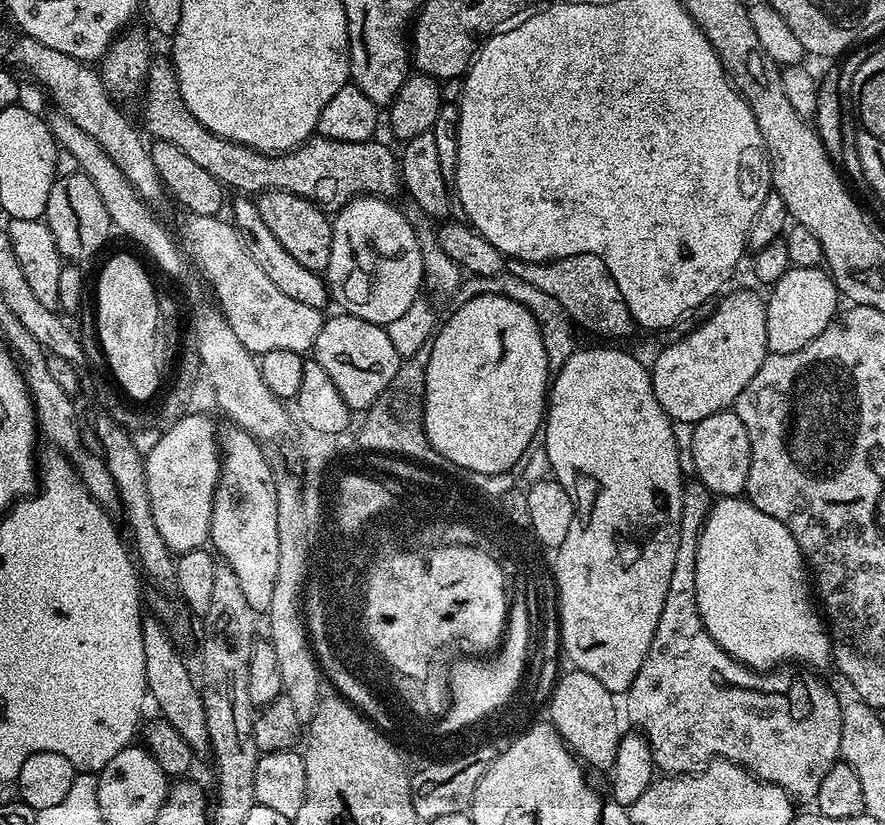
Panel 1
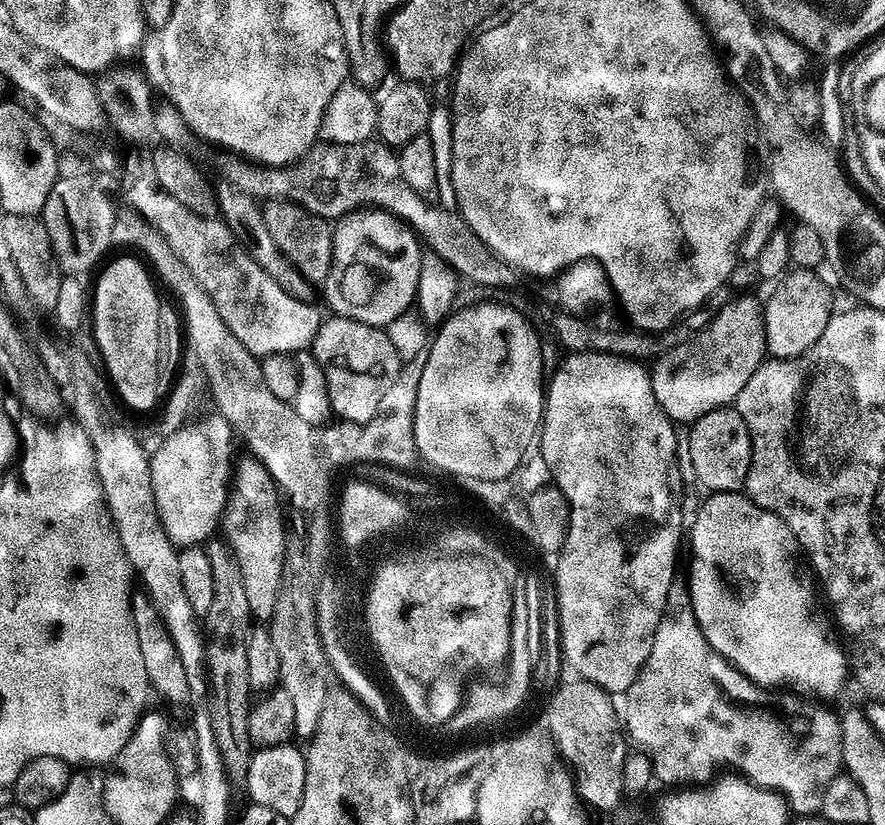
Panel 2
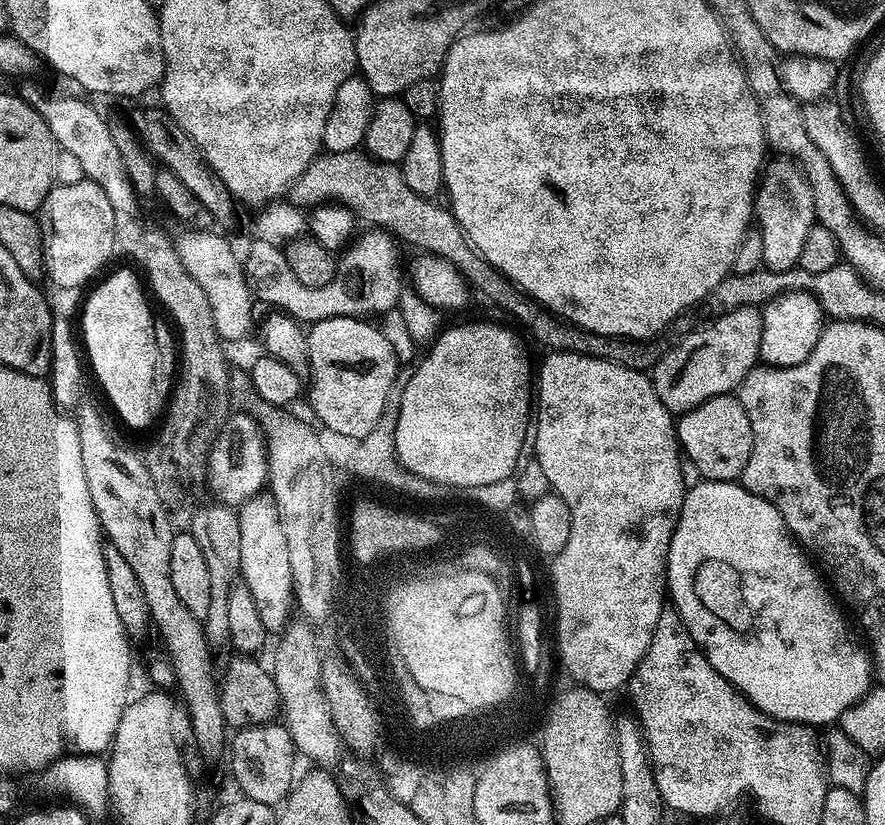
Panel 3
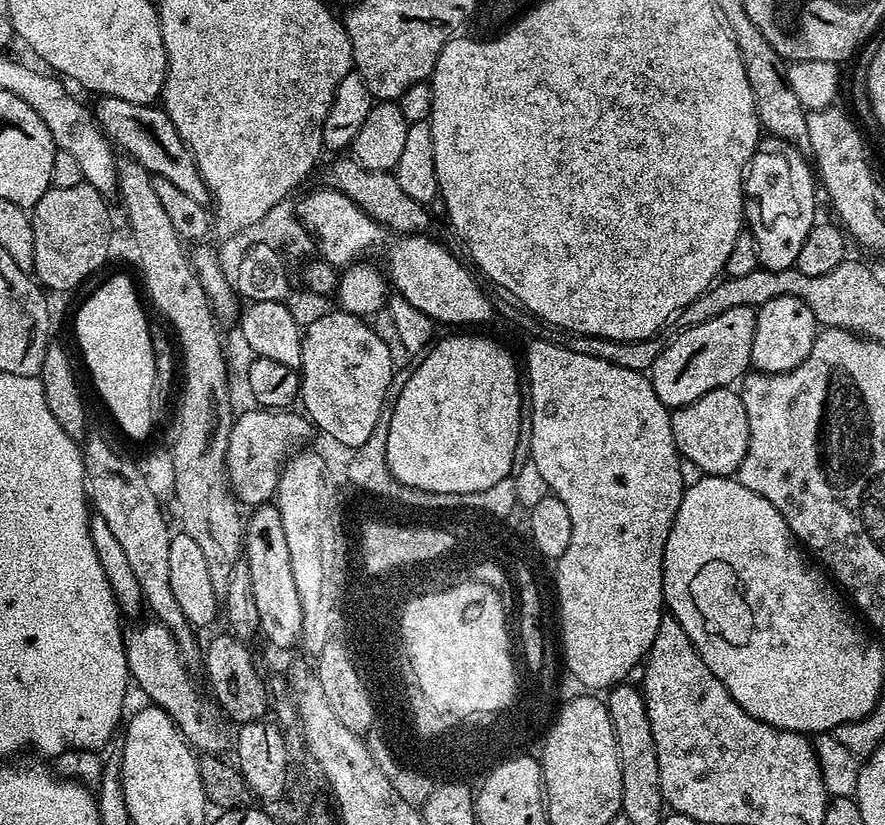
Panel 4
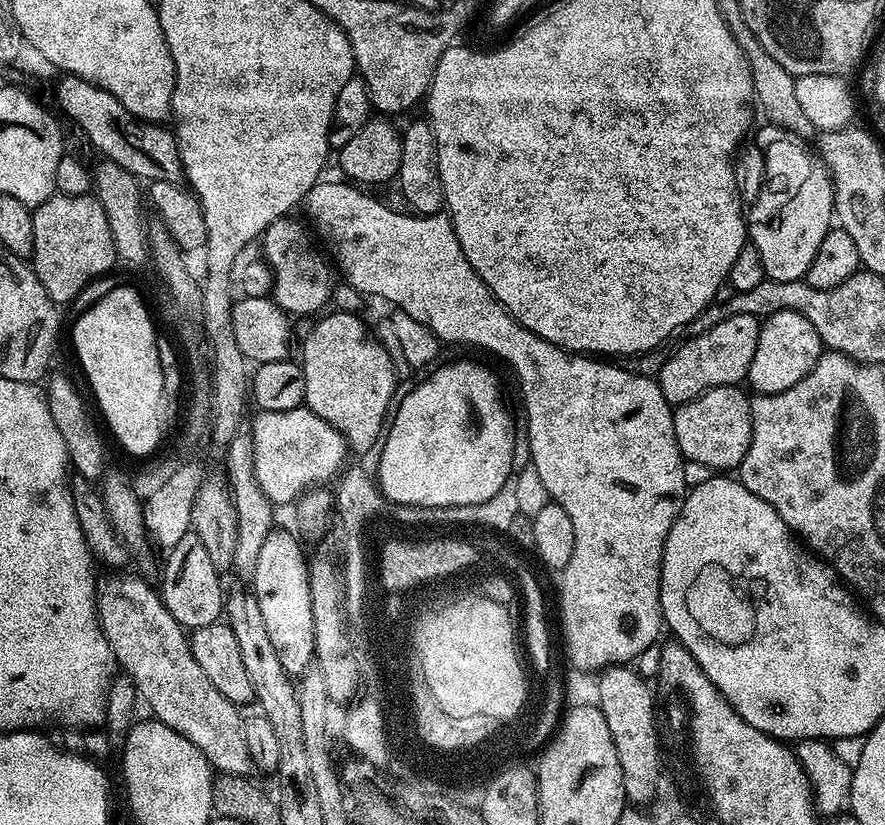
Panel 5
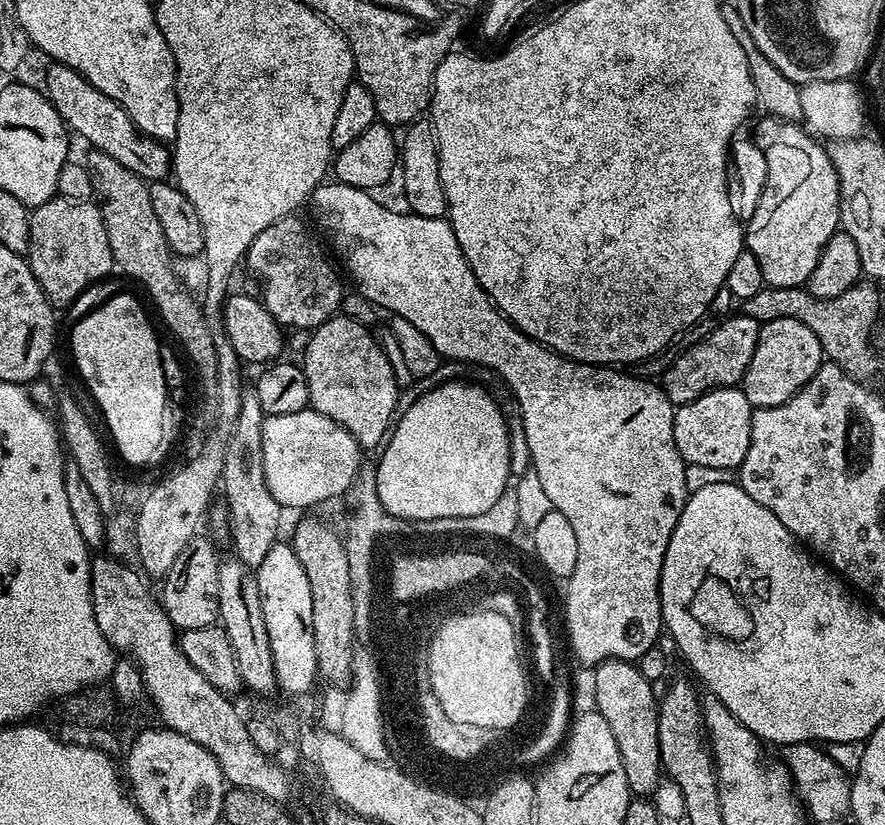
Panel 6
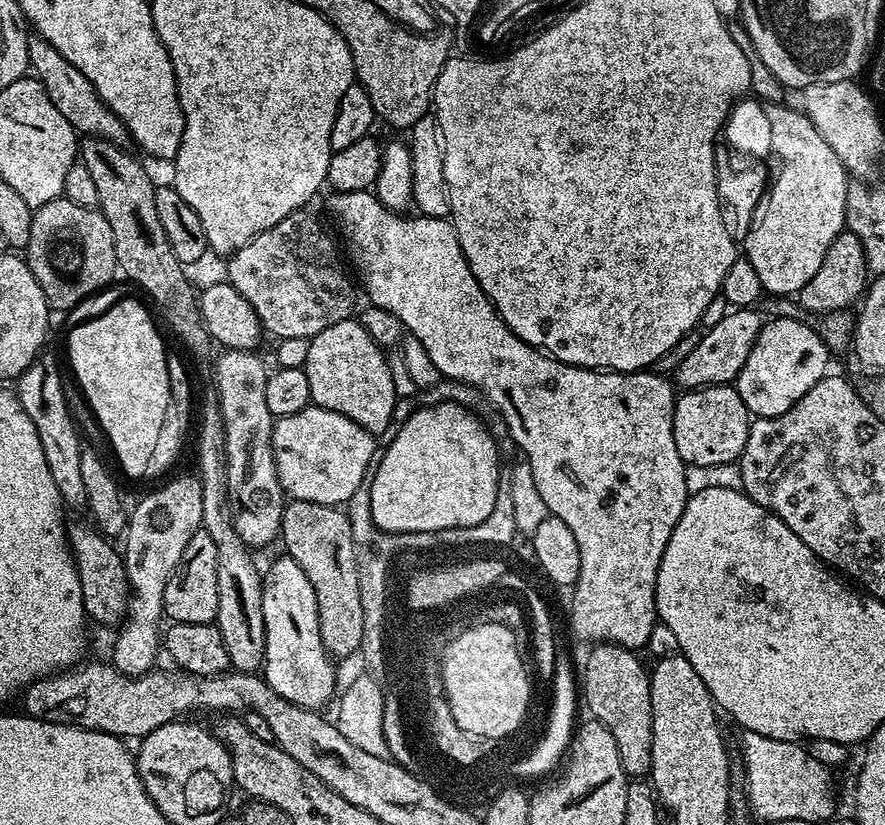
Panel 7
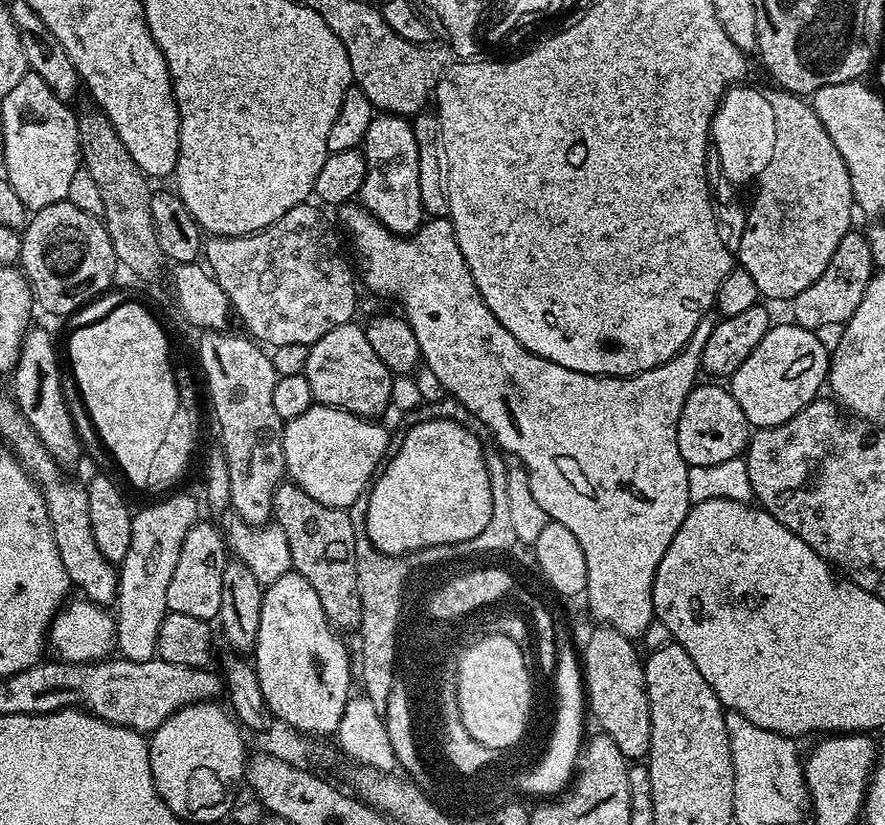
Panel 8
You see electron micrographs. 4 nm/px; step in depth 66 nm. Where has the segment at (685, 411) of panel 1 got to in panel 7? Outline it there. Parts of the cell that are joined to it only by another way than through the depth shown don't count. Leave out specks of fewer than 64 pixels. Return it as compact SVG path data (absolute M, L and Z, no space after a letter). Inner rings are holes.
M755 307L728 310L728 313L707 333L701 335L698 346L690 350L674 373L674 380L681 389L706 388L709 384L732 384L742 370L746 358L760 333L762 316Z

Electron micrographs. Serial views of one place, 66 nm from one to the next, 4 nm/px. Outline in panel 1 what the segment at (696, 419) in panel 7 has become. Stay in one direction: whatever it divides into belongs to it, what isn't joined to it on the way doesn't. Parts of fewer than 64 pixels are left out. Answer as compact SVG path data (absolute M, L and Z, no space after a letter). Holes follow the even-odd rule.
M735 410L715 412L702 418L694 426L694 458L695 479L708 489L713 497L740 496L747 489L750 474L750 434L746 434L746 426L742 426L742 418L738 418Z

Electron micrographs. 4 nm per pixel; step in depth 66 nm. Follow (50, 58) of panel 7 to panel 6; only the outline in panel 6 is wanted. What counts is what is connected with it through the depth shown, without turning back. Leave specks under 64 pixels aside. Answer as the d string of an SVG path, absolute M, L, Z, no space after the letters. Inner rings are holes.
M55 62L47 66L49 67L48 88L46 87L48 100L56 107L65 125L75 135L77 132L88 146L101 151L102 154L110 155L145 182L163 181L167 177L164 175L172 172L172 153L169 145L144 132L139 132L133 126L126 110L122 110L122 106L114 102L114 98L102 94L102 90L95 88L89 80L84 79L82 74L78 74L70 66Z

